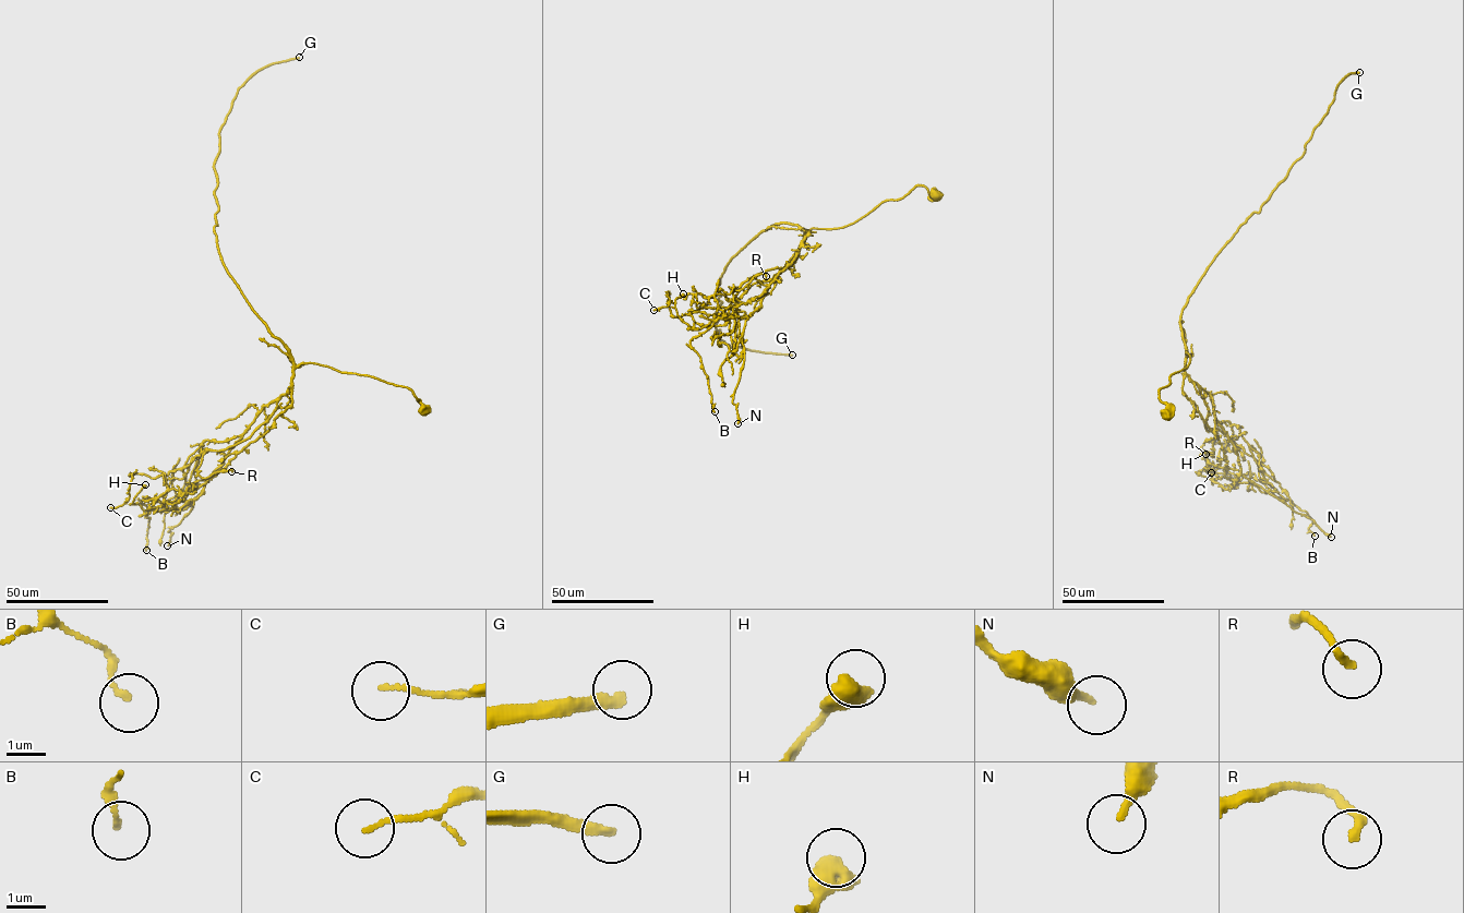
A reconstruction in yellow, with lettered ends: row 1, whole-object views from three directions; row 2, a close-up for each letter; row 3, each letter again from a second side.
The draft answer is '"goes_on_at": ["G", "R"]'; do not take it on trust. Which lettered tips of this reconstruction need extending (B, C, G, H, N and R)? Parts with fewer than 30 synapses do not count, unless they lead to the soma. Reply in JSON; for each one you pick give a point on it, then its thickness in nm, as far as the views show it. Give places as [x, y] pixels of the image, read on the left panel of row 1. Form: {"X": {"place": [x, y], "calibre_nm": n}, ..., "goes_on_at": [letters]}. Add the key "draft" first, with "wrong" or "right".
{"draft": "wrong", "G": {"place": [299, 57], "calibre_nm": 260}, "goes_on_at": ["G"]}

